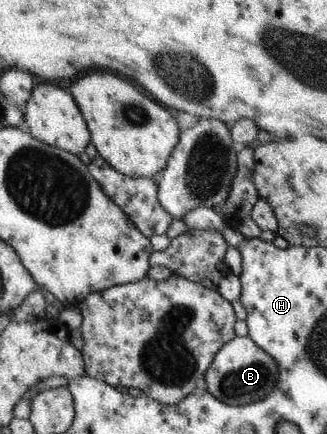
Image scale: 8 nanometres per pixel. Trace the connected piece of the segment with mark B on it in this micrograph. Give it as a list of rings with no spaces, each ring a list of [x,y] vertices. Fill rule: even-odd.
[[[249,335],[236,336],[219,351],[207,371],[206,390],[230,406],[244,406],[267,398],[277,385],[279,377],[280,369],[272,355],[269,355]]]

